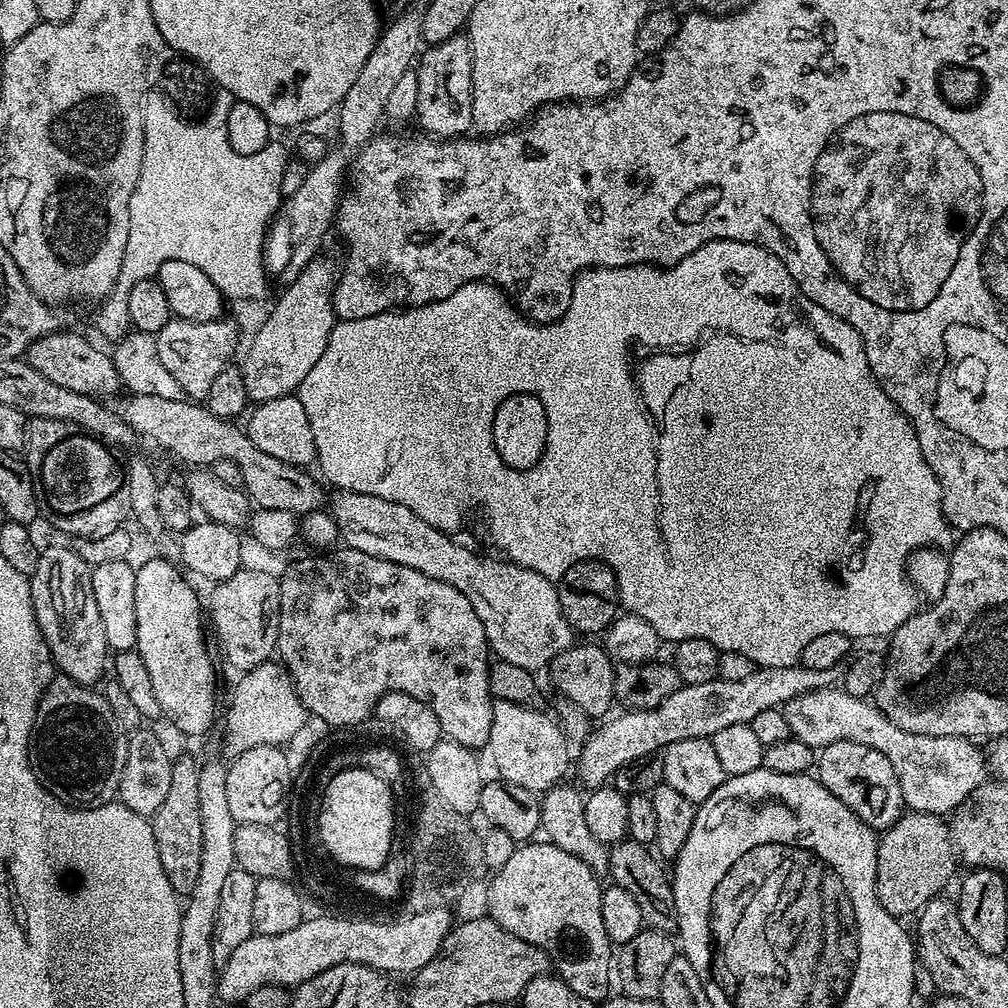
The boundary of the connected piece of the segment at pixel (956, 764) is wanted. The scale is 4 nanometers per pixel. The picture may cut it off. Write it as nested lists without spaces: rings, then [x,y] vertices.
[[[835,686],[816,689],[794,698],[782,708],[786,722],[790,722],[792,736],[801,740],[813,750],[830,746],[834,742],[858,742],[862,746],[870,746],[886,758],[890,758],[890,766],[894,766],[894,774],[898,774],[898,786],[902,786],[902,798],[905,809],[922,814],[934,814],[947,817],[956,811],[961,804],[978,790],[978,786],[986,783],[990,776],[990,765],[985,753],[980,753],[979,743],[973,742],[967,736],[931,736],[930,734],[910,734],[910,730],[902,730],[882,714],[875,703],[869,702],[863,696],[852,696],[843,687]]]

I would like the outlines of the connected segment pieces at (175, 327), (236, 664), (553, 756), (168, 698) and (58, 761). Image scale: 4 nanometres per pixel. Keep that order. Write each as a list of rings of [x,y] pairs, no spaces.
[[[227,318],[210,322],[190,322],[189,320],[170,319],[162,330],[155,333],[158,355],[166,371],[178,382],[185,397],[196,402],[207,401],[210,385],[214,377],[222,374],[224,368],[233,363],[232,355],[236,352],[236,343],[240,340],[240,332],[236,324]]]
[[[242,566],[230,578],[219,581],[206,596],[206,616],[212,619],[216,640],[224,660],[243,674],[269,663],[276,651],[278,618],[280,617],[280,581],[260,568]]]
[[[495,701],[492,706],[490,722],[490,738],[486,752],[492,755],[492,764],[496,767],[495,775],[506,782],[514,782],[514,786],[522,786],[526,790],[543,794],[557,787],[560,780],[568,772],[568,740],[564,732],[547,716],[547,711],[518,706],[514,702]]]
[[[148,560],[145,562],[144,565],[139,565],[139,567],[136,568],[136,581],[134,582],[134,614],[136,615],[136,621],[138,622],[138,638],[136,639],[136,646],[135,649],[136,651],[140,652],[142,654],[142,662],[146,662],[146,671],[150,673],[150,683],[154,685],[154,698],[158,698],[158,706],[160,707],[163,719],[166,721],[167,719],[169,720],[170,723],[173,724],[174,727],[177,728],[178,731],[180,732],[185,732],[186,735],[188,736],[200,736],[203,734],[204,731],[207,730],[208,727],[211,726],[212,723],[215,722],[217,723],[218,720],[218,714],[216,718],[216,672],[214,669],[212,669],[212,660],[210,657],[208,657],[208,648],[206,645],[204,645],[204,628],[202,625],[200,625],[200,616],[202,620],[202,600],[200,597],[200,600],[198,597],[196,597],[196,592],[194,589],[192,589],[192,584],[193,581],[189,579],[187,575],[175,563],[174,565],[171,564],[170,561],[168,560]]]
[[[53,675],[52,681],[46,686],[44,696],[40,699],[40,705],[36,711],[36,717],[32,723],[32,736],[28,740],[28,761],[42,786],[54,798],[58,798],[64,804],[70,804],[74,808],[101,808],[103,804],[111,804],[117,799],[120,791],[120,779],[122,778],[122,766],[126,766],[126,746],[128,741],[125,733],[120,733],[121,725],[116,719],[116,715],[110,710],[110,706],[103,698],[103,695],[95,687],[74,682],[69,676]]]

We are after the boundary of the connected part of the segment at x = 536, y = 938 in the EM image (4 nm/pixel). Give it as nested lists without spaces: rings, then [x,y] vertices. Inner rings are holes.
[[[524,842],[515,850],[514,854],[510,854],[510,858],[506,862],[506,866],[495,869],[491,873],[492,881],[488,884],[488,912],[487,915],[498,926],[502,926],[502,930],[506,930],[510,934],[514,934],[514,938],[522,938],[522,942],[530,942],[530,946],[538,946],[548,955],[551,967],[554,969],[555,975],[566,982],[566,986],[570,986],[570,990],[574,990],[574,994],[580,997],[581,1001],[599,1002],[609,999],[608,992],[608,976],[610,980],[610,965],[614,960],[614,945],[611,938],[606,934],[606,926],[602,923],[602,902],[600,901],[600,893],[602,891],[601,881],[592,873],[590,866],[586,866],[586,862],[578,862],[578,858],[574,858],[574,854],[566,854],[566,850],[562,850],[558,846],[547,842]]]

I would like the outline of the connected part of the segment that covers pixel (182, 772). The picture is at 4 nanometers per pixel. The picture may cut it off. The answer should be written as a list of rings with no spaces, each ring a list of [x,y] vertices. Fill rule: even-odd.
[[[176,756],[172,761],[170,790],[162,806],[150,818],[154,830],[154,842],[158,846],[158,858],[162,858],[162,870],[170,878],[170,886],[177,897],[187,897],[198,882],[198,866],[202,864],[202,817],[198,811],[198,763],[192,756]]]

